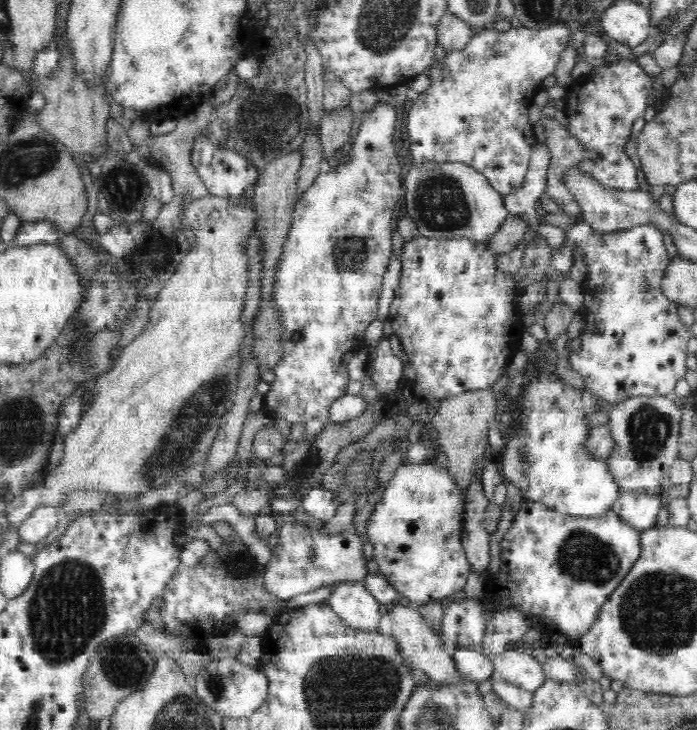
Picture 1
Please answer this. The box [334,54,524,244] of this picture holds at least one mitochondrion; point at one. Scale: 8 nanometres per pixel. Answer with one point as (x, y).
(440, 203)

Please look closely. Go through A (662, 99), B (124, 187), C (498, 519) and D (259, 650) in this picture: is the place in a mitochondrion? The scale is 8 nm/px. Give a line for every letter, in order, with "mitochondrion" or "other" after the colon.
A: other
B: mitochondrion
C: other
D: other

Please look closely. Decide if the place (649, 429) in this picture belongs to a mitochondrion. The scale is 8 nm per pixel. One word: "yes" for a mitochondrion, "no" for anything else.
yes

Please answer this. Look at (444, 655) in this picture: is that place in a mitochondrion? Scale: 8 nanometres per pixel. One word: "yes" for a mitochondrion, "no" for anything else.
no

